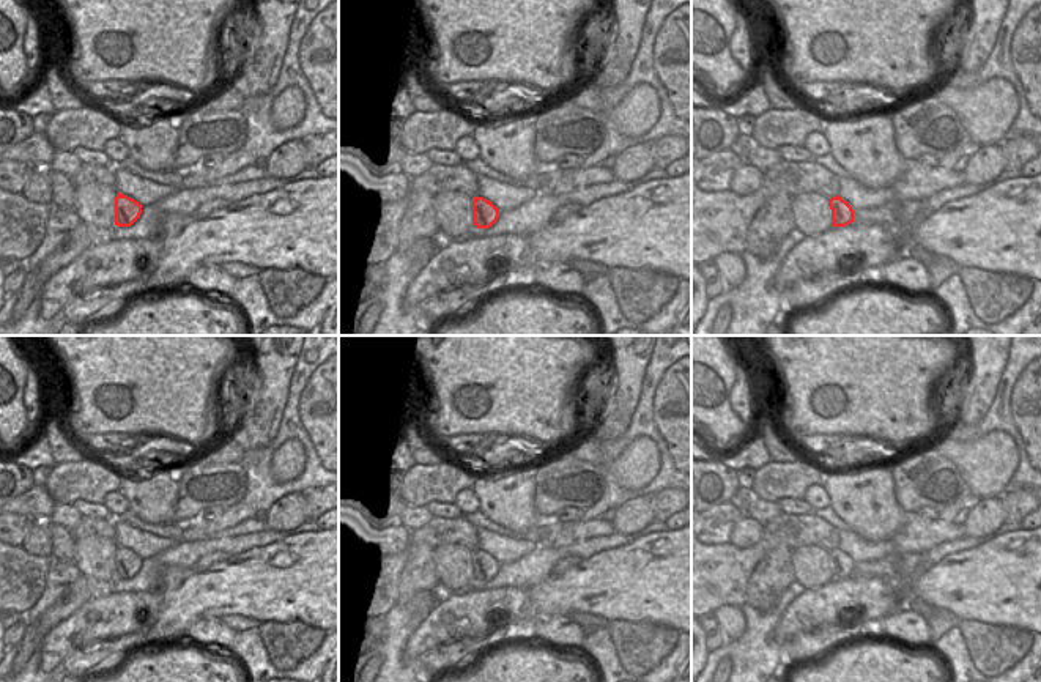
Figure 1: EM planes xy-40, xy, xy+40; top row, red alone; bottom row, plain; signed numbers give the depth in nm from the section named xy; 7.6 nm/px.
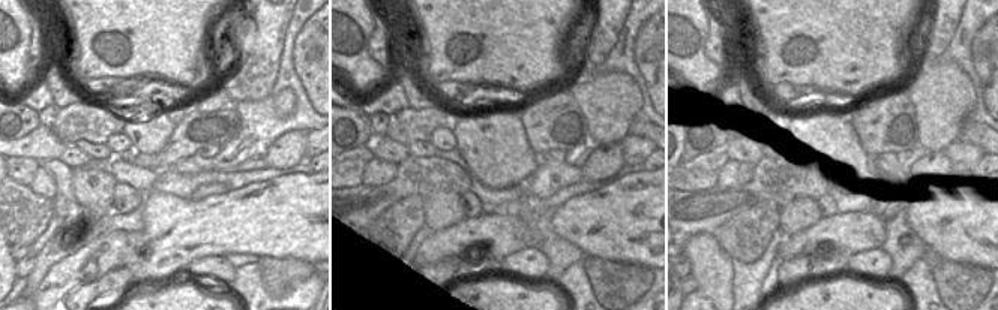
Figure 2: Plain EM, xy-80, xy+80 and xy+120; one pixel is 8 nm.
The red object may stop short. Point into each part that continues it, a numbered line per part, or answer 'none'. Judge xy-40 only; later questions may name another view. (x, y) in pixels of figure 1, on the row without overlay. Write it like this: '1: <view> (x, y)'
1: xy-40 (144, 544)

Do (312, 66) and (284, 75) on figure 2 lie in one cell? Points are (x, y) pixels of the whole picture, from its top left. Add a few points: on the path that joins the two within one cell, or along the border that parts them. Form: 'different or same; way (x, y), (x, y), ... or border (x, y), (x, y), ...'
different; border (294, 36), (293, 69), (311, 104)

